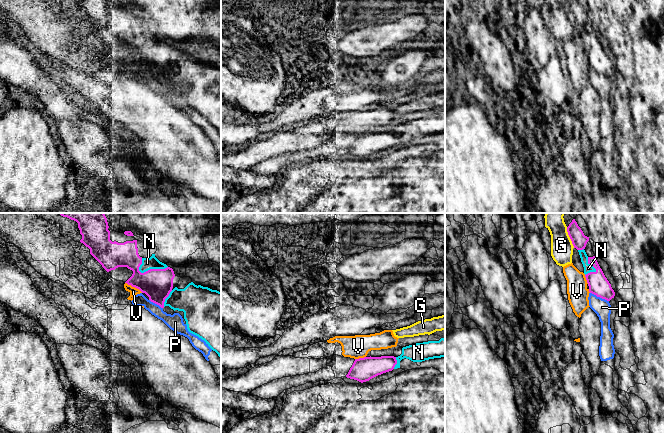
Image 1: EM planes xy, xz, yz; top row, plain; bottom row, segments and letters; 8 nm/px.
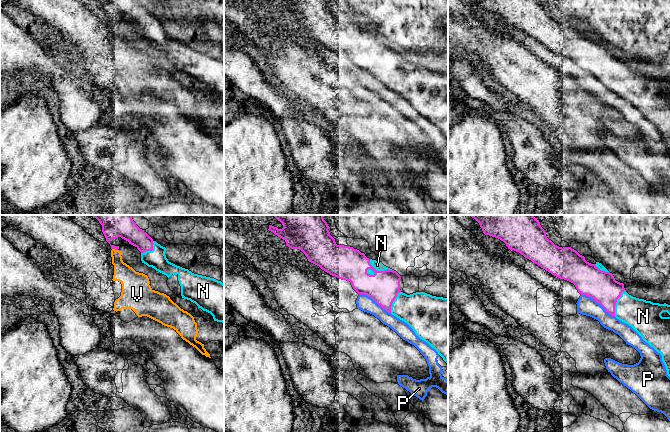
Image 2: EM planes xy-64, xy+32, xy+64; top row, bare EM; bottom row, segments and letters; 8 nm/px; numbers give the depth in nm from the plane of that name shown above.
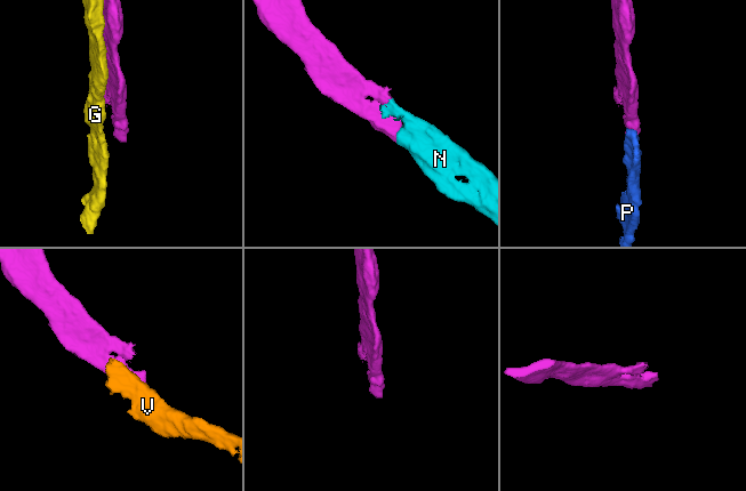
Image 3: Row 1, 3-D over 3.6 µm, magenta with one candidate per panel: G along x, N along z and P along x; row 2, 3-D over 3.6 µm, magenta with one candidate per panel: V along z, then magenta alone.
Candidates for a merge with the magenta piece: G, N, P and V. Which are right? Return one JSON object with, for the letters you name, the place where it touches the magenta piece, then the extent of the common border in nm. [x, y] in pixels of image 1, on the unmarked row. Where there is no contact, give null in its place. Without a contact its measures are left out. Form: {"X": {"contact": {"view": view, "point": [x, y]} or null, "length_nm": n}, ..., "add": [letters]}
{"N": {"contact": {"view": "xy", "point": [152, 45]}, "length_nm": 240}, "add": ["N"]}

